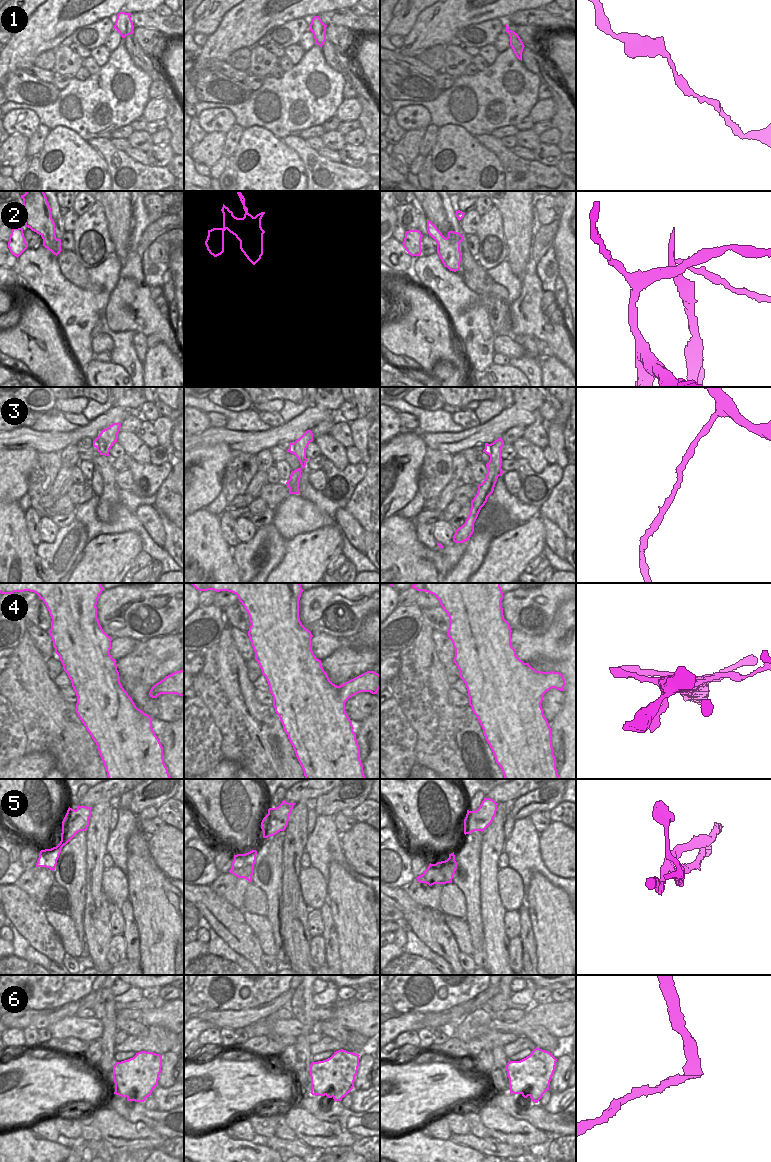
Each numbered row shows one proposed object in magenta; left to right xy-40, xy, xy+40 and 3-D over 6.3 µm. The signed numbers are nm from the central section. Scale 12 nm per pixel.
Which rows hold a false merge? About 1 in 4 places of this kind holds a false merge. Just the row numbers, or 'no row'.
2, 5, 6

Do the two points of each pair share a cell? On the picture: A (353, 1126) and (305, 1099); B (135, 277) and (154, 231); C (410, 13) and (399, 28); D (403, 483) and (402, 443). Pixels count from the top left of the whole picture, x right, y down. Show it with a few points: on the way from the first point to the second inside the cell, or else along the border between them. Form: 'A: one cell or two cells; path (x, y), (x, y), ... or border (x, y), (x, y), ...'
A: one cell; path (341, 1116), (322, 1116), (317, 1111)
B: two cells; border (136, 252), (141, 259)
C: one cell; path (407, 17), (401, 24)
D: one cell; path (403, 473), (411, 460), (408, 453)

